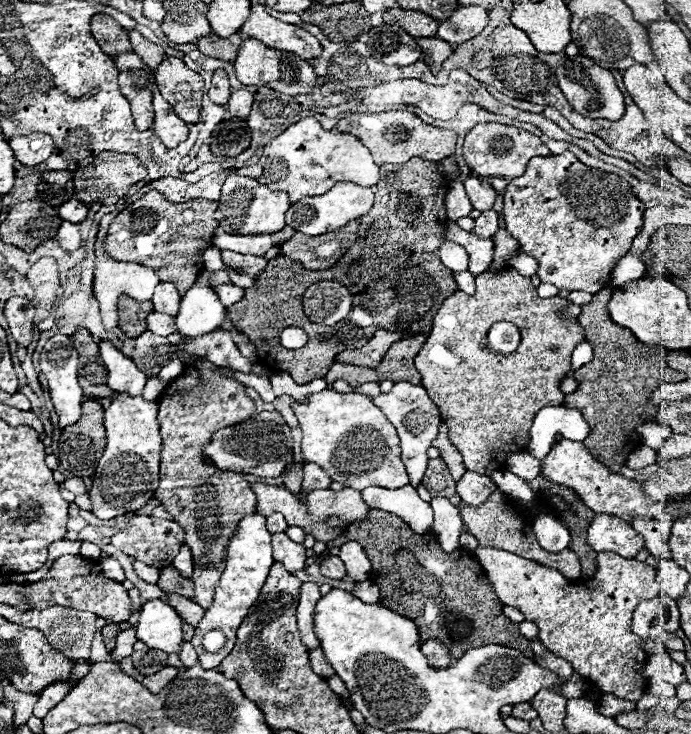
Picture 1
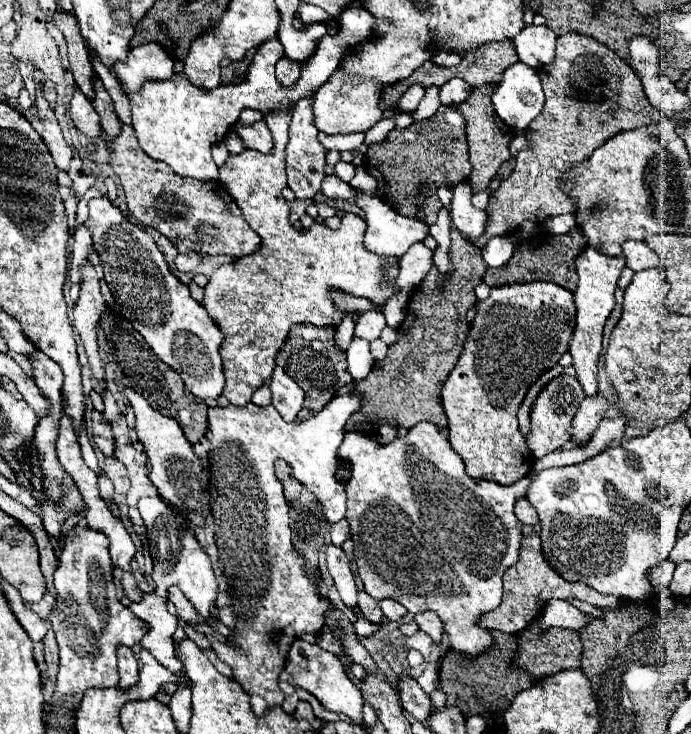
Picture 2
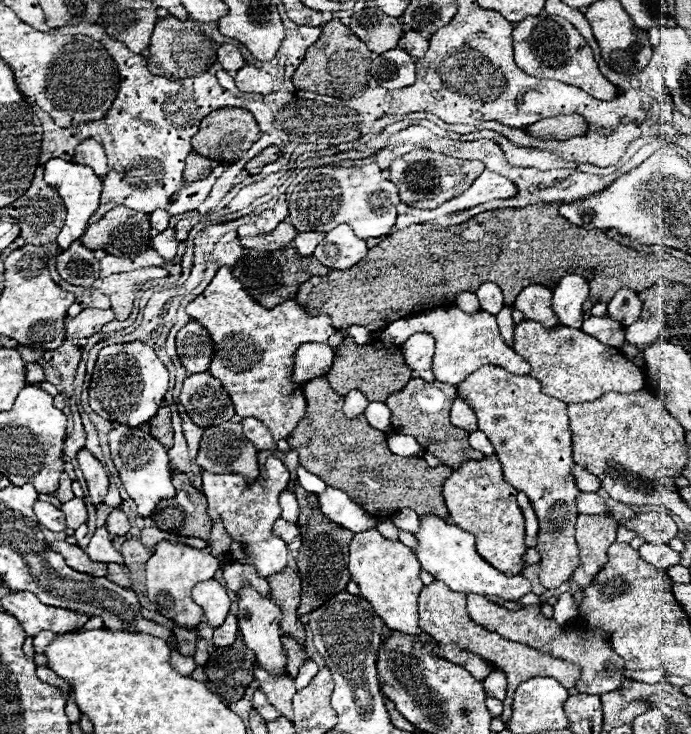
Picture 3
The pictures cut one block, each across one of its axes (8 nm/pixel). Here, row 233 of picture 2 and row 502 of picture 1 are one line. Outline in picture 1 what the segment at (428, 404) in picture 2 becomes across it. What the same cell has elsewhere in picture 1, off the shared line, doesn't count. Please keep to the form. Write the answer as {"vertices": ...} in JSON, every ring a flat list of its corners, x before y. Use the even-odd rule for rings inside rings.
{"vertices":[[440,458,428,462,428,470,422,482,432,498,448,498,454,506,460,506,460,496,456,494,456,480,450,476,446,464]]}

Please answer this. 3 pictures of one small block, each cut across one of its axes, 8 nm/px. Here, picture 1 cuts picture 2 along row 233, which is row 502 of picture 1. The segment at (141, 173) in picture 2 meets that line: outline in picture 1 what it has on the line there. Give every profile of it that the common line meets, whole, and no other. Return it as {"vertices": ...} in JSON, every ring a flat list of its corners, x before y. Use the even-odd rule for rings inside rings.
{"vertices":[[180,340,176,344,178,358,184,364,184,370,178,378,174,378,168,388,158,398,158,420,160,420,160,436,162,436,162,454,160,454,160,484,154,492,154,500,160,500,160,504,174,516,174,522,180,524,180,528,186,534,184,544,192,550,194,556,194,600,208,608,212,604,214,586,218,584,222,572,224,572,224,558,226,558,226,546,232,538,236,524,242,520,242,516,256,512,256,496,250,490,250,484,246,480,246,474,242,472,228,472,220,470,210,460,204,460,202,448,210,442,212,434,226,426,236,426,244,420,248,420,254,414,254,400,246,396,246,386,240,384,232,376,224,376,220,368,212,368,210,362,204,356,192,356,184,352,186,340]]}

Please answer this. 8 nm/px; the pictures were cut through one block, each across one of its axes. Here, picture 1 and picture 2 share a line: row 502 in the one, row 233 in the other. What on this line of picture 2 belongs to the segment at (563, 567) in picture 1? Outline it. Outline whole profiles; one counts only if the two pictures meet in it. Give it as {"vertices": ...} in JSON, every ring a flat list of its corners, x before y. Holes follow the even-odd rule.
{"vertices":[[576,32,558,36,554,62,542,66,538,72,546,92,544,110,532,120,528,132,524,132,530,146,516,154,514,172,502,180,496,194,490,196,486,206,488,228,484,228,480,240,470,240,476,248,482,248,492,236,514,234,526,220,540,226,550,216,574,212,576,202,562,188,566,182,574,182,568,178,570,164,584,162,600,144,620,132,650,126,658,122,658,118,664,118,644,96,636,72,610,48,604,48,604,44,588,36]]}

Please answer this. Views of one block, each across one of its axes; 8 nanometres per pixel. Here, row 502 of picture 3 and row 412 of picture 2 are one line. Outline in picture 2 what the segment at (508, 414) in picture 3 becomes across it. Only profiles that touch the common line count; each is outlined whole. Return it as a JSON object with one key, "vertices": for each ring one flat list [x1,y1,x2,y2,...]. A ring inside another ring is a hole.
{"vertices":[[560,376,554,378,552,382,546,384,546,388,540,392,540,396,536,398,534,406,532,406,532,414,530,414,530,424,532,430,528,434,528,448,536,458,542,458,558,448,562,448,570,438,572,438,572,416,576,416,576,410,580,406,580,402,584,400,584,390,580,388,578,380,574,376]]}

